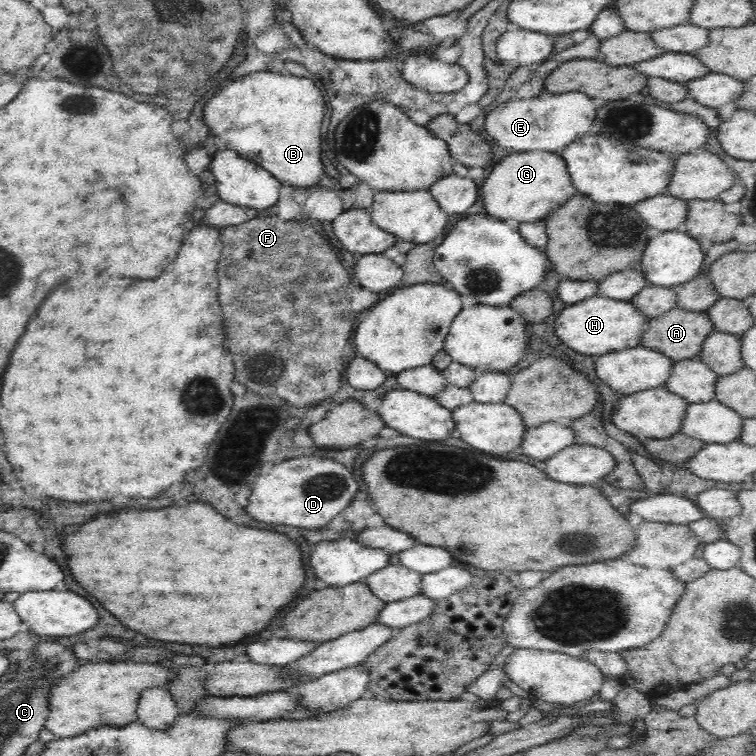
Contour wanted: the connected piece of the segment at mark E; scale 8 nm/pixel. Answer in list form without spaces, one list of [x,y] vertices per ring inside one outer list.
[[[583,92],[543,93],[524,99],[510,99],[498,104],[482,116],[482,127],[486,134],[506,150],[514,153],[552,152],[560,153],[567,144],[578,140],[582,134],[591,134],[592,116],[596,105]]]

